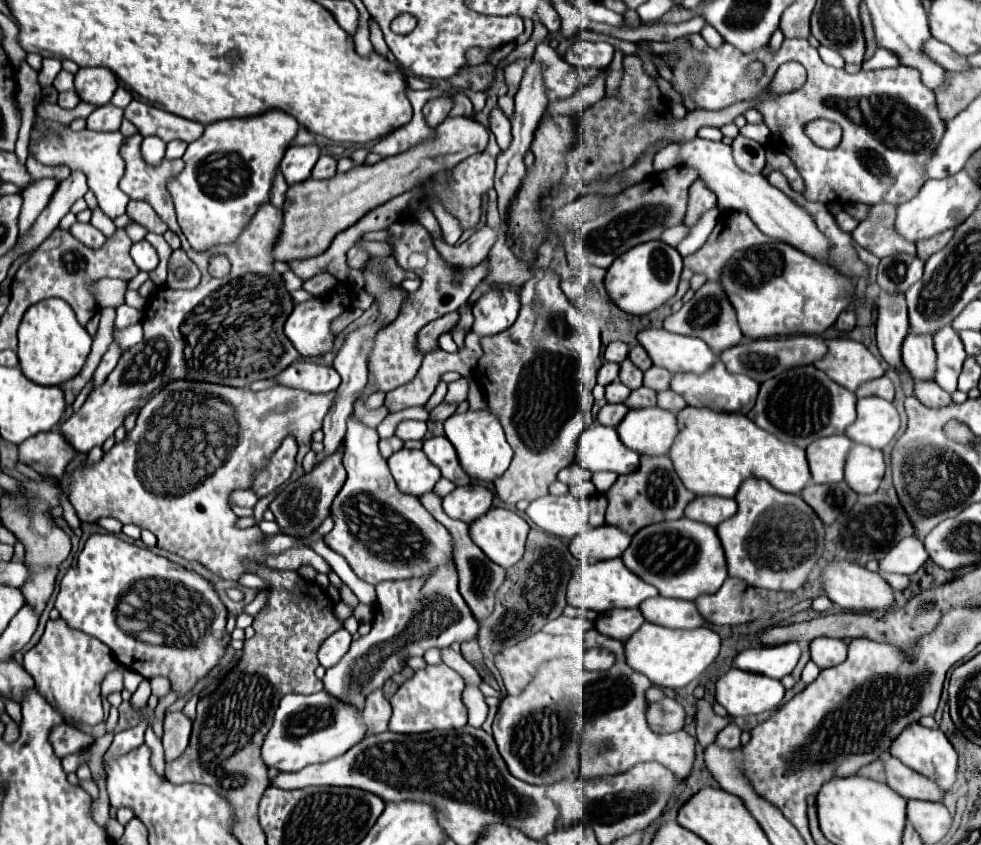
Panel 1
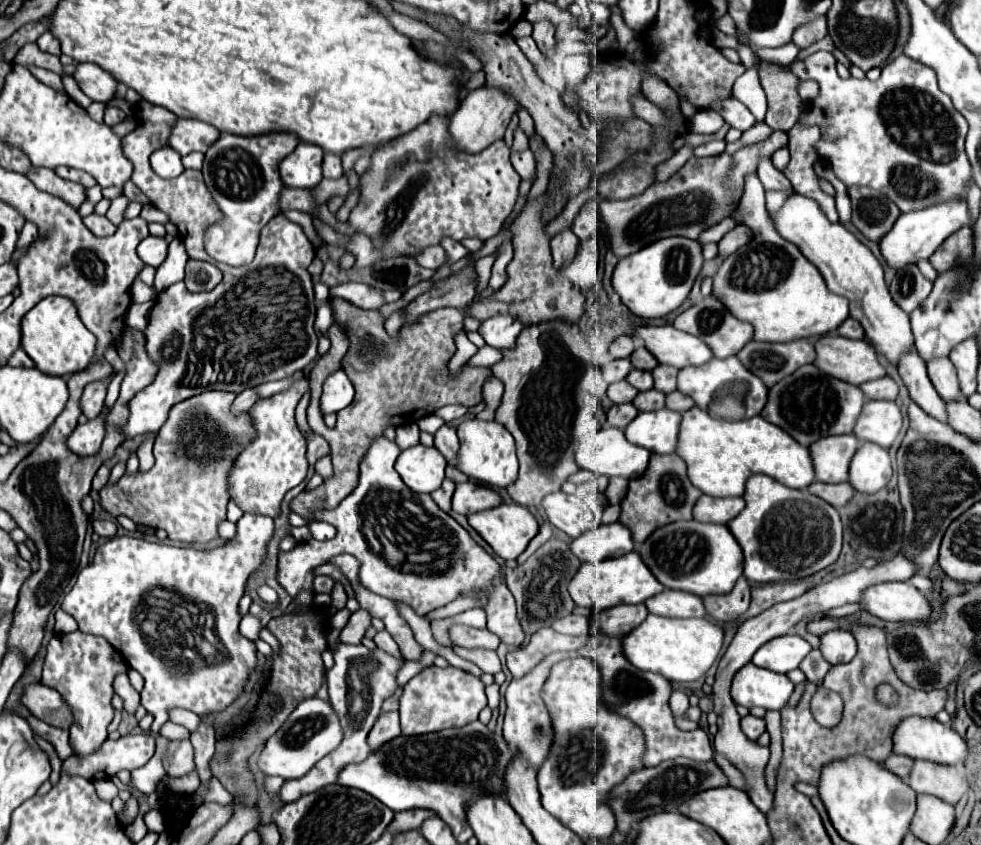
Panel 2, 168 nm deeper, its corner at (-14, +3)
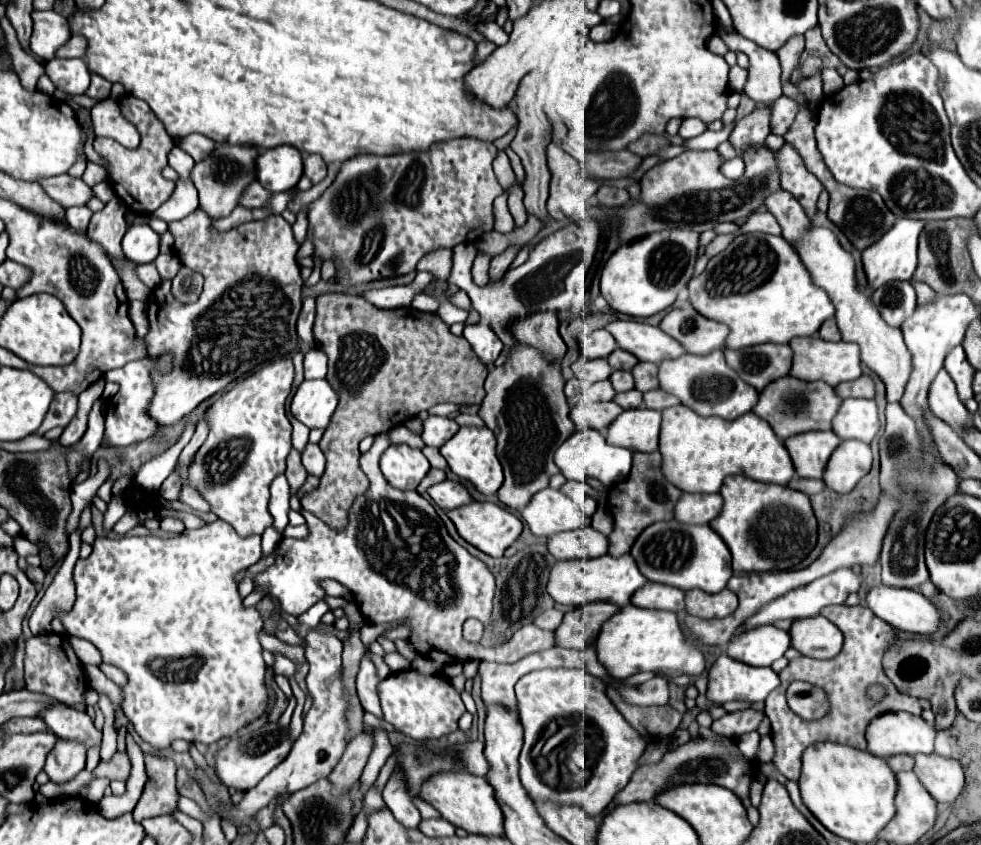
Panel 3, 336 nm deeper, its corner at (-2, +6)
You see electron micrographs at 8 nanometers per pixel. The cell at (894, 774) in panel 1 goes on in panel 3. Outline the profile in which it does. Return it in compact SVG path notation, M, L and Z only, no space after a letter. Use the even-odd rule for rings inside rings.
M917 754L915 774L937 802L955 802L965 784L961 764L939 754Z

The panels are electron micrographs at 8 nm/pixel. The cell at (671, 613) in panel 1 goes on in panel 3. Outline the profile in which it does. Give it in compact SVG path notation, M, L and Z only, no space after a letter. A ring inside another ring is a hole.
M647 582L639 592L631 596L631 604L639 608L655 608L655 610L671 610L671 612L683 612L685 592L673 586L663 584L651 584Z

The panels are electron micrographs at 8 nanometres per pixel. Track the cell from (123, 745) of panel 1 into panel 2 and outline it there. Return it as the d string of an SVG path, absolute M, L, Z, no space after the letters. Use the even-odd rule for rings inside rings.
M245 513L239 521L237 521L237 537L227 541L223 547L219 549L213 549L213 551L197 551L197 549L189 549L189 547L171 547L171 545L165 545L165 543L149 543L145 539L137 539L137 537L131 537L131 535L115 535L111 539L107 539L95 553L93 557L93 563L87 565L79 577L77 577L77 583L73 585L73 589L65 595L63 599L63 605L61 609L67 611L69 615L73 615L79 623L79 629L83 633L93 633L93 635L101 635L105 637L113 647L115 651L121 653L121 657L125 659L125 663L133 669L137 669L143 677L145 677L145 687L141 691L141 705L153 713L155 721L151 725L151 733L157 735L161 725L167 721L167 711L171 707L183 707L183 709L189 709L197 715L203 715L203 713L209 713L209 711L221 711L225 709L229 703L233 703L237 699L237 695L243 691L243 685L247 681L247 675L249 671L255 667L255 645L253 641L249 643L245 637L239 635L239 599L243 597L245 593L245 581L249 577L249 573L261 563L263 555L265 555L265 547L267 547L267 541L273 537L273 519L269 515L251 515L251 513Z

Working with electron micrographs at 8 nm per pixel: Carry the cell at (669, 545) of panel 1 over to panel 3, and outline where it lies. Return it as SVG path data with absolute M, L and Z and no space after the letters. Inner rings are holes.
M655 522L639 534L631 548L631 556L635 558L641 574L659 584L669 584L681 590L705 590L709 594L717 594L727 586L727 580L733 576L731 572L731 552L721 540L721 536L709 526L691 526L671 522Z

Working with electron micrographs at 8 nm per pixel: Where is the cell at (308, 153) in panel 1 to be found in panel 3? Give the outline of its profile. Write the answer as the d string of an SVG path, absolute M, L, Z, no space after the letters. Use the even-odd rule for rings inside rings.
M277 146L261 150L255 158L255 176L267 192L287 192L297 186L303 176L301 152L293 146Z

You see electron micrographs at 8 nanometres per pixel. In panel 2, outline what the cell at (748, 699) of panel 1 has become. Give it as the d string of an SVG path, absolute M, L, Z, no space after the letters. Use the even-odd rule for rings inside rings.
M753 663L741 667L733 677L731 697L743 707L763 707L763 709L783 709L789 695L793 693L793 683L787 675L761 669Z

